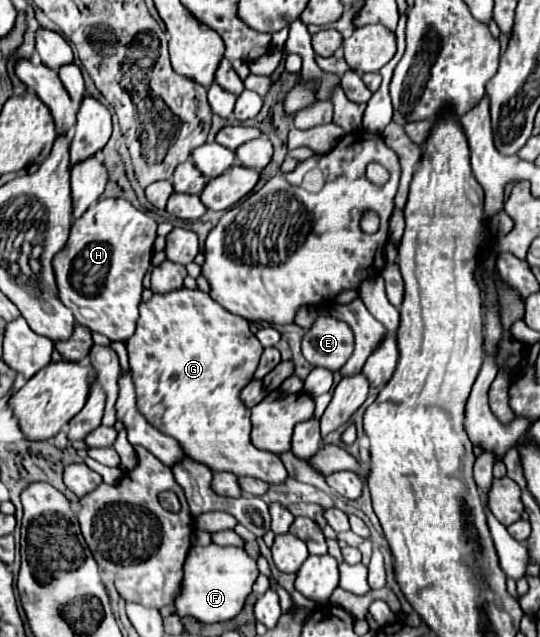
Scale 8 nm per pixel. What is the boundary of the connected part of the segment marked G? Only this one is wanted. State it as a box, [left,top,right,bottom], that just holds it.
[127,288,287,484]

